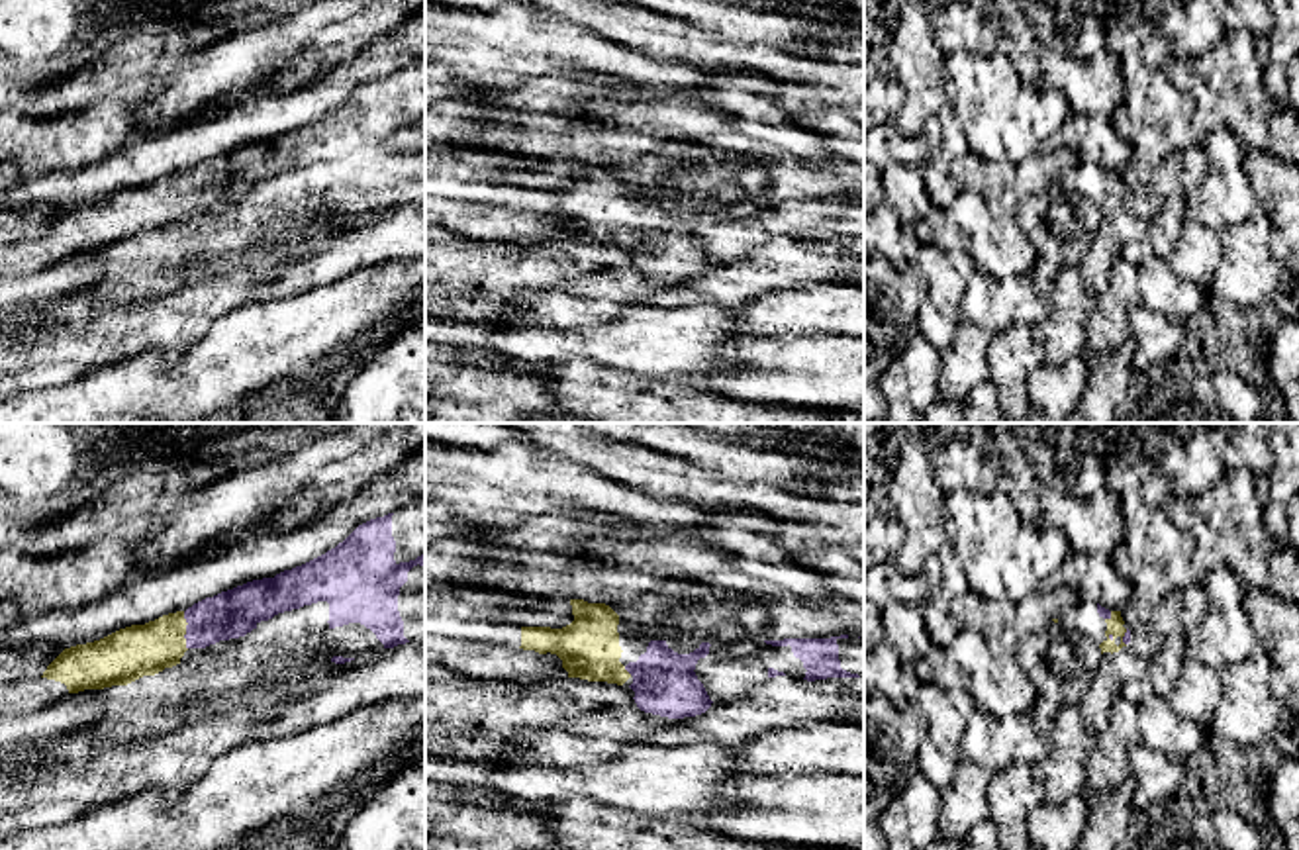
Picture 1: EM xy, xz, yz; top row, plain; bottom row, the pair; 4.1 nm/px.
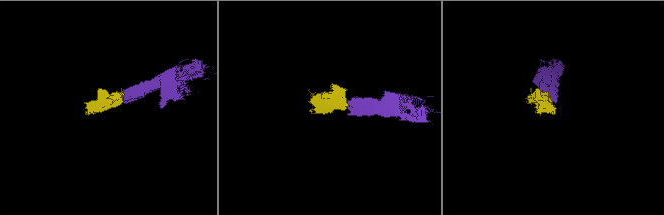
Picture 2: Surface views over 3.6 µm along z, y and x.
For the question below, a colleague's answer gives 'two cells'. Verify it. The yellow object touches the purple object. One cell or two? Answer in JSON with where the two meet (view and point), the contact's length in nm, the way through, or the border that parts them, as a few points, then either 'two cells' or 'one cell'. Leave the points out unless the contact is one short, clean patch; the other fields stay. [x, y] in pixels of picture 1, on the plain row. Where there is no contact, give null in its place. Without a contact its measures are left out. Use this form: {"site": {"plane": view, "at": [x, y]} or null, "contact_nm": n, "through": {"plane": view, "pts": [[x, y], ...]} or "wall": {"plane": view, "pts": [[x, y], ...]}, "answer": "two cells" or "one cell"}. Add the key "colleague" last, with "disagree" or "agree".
{"site": {"plane": "xy", "at": [185, 192]}, "contact_nm": 160, "through": {"plane": "xy", "pts": [[132, 214], [145, 212], [185, 192], [232, 175]]}, "answer": "one cell", "colleague": "disagree"}

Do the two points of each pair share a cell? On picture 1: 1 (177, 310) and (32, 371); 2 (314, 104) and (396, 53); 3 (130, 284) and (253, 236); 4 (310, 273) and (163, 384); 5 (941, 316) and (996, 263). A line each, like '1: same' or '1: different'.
1: same
2: same
3: same
4: different
5: different

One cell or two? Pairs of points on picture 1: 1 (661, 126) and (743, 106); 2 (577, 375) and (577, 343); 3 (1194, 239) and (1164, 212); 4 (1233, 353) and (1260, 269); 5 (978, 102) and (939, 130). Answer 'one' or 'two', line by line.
1: one
2: two
3: two
4: one
5: two

